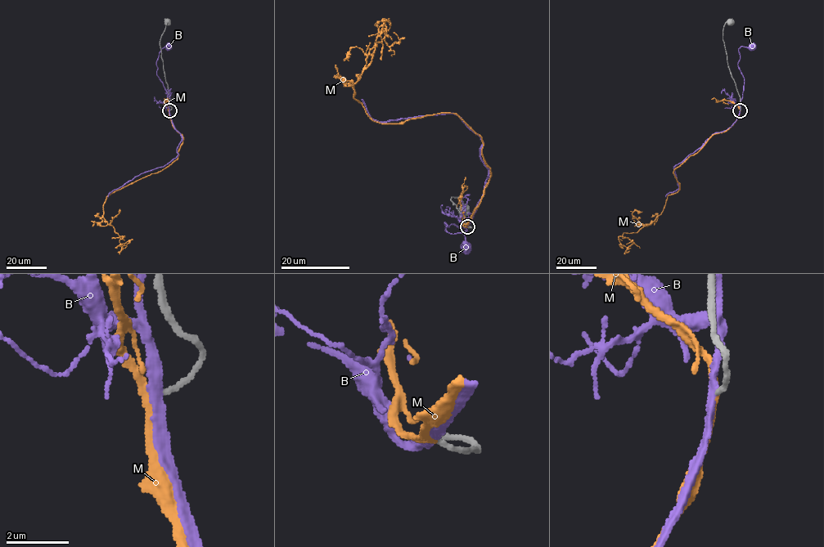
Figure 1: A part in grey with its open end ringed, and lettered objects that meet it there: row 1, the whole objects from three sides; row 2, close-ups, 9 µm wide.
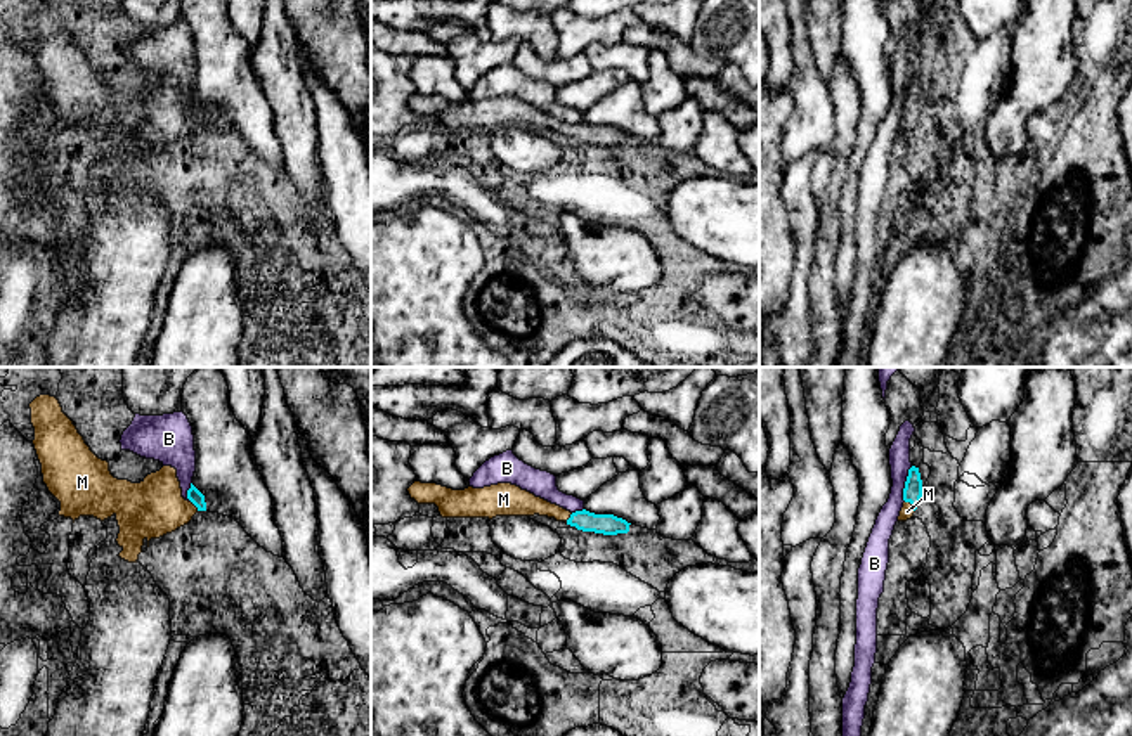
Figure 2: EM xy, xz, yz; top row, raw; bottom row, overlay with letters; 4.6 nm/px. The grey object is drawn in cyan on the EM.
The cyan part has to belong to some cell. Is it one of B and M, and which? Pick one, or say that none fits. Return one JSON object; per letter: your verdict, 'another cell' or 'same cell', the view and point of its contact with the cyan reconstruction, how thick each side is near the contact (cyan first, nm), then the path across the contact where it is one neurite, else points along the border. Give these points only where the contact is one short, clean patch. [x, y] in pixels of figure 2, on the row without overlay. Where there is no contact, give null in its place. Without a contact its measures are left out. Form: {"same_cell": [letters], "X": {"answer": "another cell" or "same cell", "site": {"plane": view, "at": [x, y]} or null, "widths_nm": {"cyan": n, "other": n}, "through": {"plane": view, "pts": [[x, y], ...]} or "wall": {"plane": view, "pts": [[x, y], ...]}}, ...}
{"same_cell": ["M"], "B": {"answer": "another cell", "site": {"plane": "yz", "at": [905, 96]}, "widths_nm": {"cyan": 90, "other": 100}, "wall": {"plane": "yz", "pts": [[912, 78], [905, 94], [904, 113]]}}, "M": {"answer": "same cell", "site": {"plane": "yz", "at": [912, 116]}, "widths_nm": {"cyan": 90, "other": 70}, "through": {"plane": "yz", "pts": [[912, 104], [912, 116], [907, 123]]}}}

